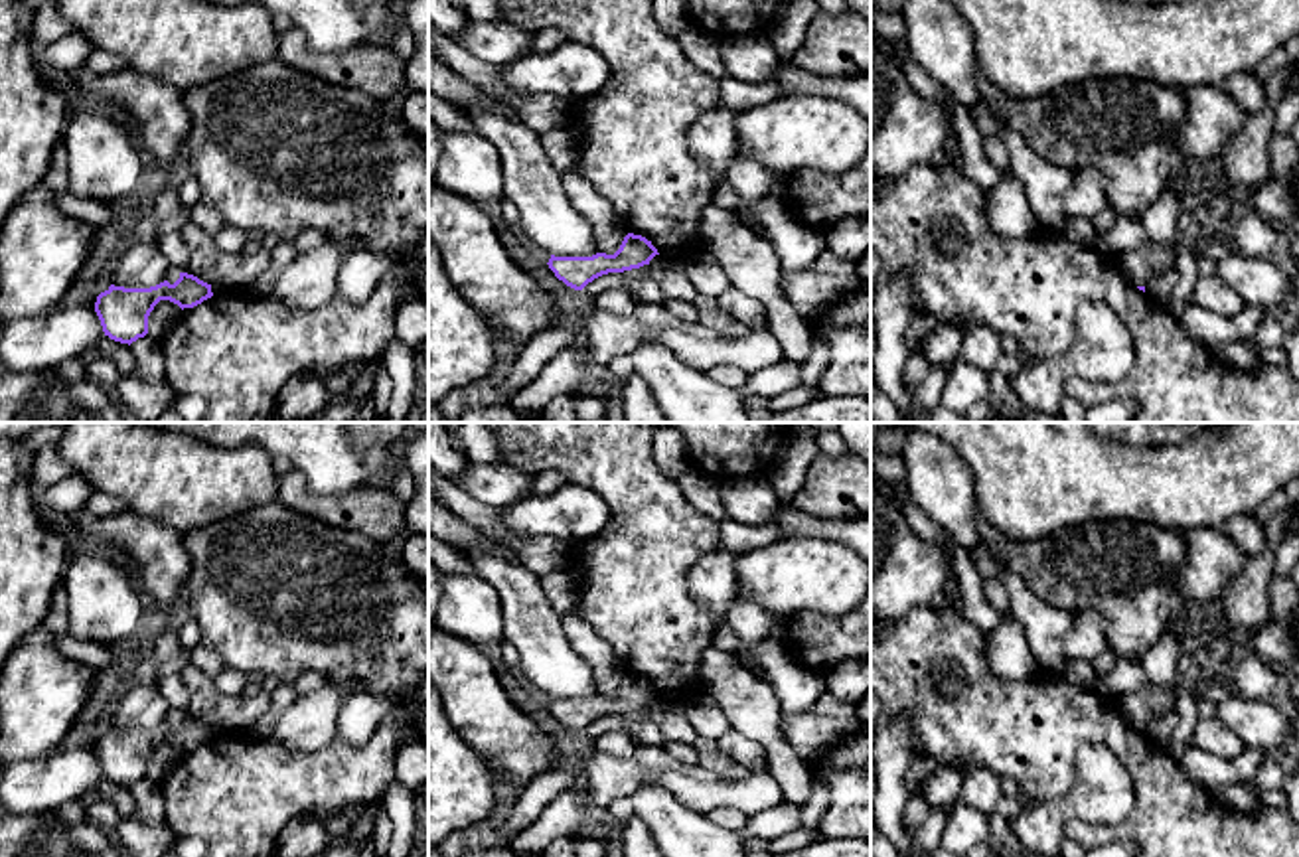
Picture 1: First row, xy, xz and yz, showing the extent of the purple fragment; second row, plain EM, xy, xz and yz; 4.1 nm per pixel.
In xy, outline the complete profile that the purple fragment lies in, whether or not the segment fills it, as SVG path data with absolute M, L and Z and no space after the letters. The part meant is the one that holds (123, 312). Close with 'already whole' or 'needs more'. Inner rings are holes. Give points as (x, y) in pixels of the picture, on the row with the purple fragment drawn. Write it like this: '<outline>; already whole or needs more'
M180 273L180 278L150 288L124 288L111 284L97 296L95 312L105 336L120 344L132 344L148 334L148 316L160 300L170 300L184 308L193 308L211 298L211 284L193 274Z; already whole

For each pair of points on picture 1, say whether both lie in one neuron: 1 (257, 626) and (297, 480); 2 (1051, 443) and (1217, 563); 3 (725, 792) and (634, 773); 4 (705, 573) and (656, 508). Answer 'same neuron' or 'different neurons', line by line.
1: different neurons
2: different neurons
3: same neuron
4: different neurons

